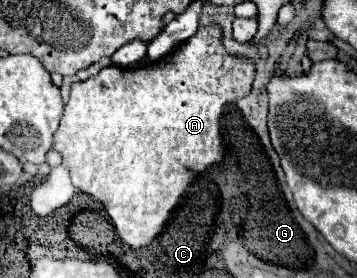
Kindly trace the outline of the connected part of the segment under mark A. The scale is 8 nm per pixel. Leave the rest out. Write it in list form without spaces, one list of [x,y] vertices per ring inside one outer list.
[[[212,24],[212,26],[200,26],[198,32],[192,38],[188,38],[188,40],[178,45],[177,48],[167,53],[162,57],[162,60],[137,69],[108,66],[98,76],[94,76],[94,78],[90,78],[86,82],[78,82],[78,84],[72,86],[70,100],[68,100],[68,104],[64,108],[64,116],[60,120],[60,126],[58,126],[56,134],[54,134],[54,148],[58,152],[62,152],[62,158],[64,158],[62,162],[70,170],[72,184],[80,192],[86,192],[92,198],[96,198],[98,202],[102,202],[102,206],[106,208],[106,212],[108,212],[108,216],[110,216],[110,220],[112,220],[120,240],[126,242],[130,248],[146,248],[150,242],[154,242],[166,230],[166,226],[168,226],[168,222],[170,222],[173,214],[187,197],[190,184],[194,184],[196,178],[202,172],[206,172],[208,168],[212,168],[216,164],[222,164],[226,148],[224,148],[222,134],[220,134],[220,116],[224,114],[224,106],[226,104],[234,104],[236,100],[244,98],[250,92],[252,80],[254,80],[254,72],[256,72],[256,66],[254,66],[254,62],[250,58],[234,56],[234,54],[230,54],[224,48],[224,44],[222,44],[222,28]]]

